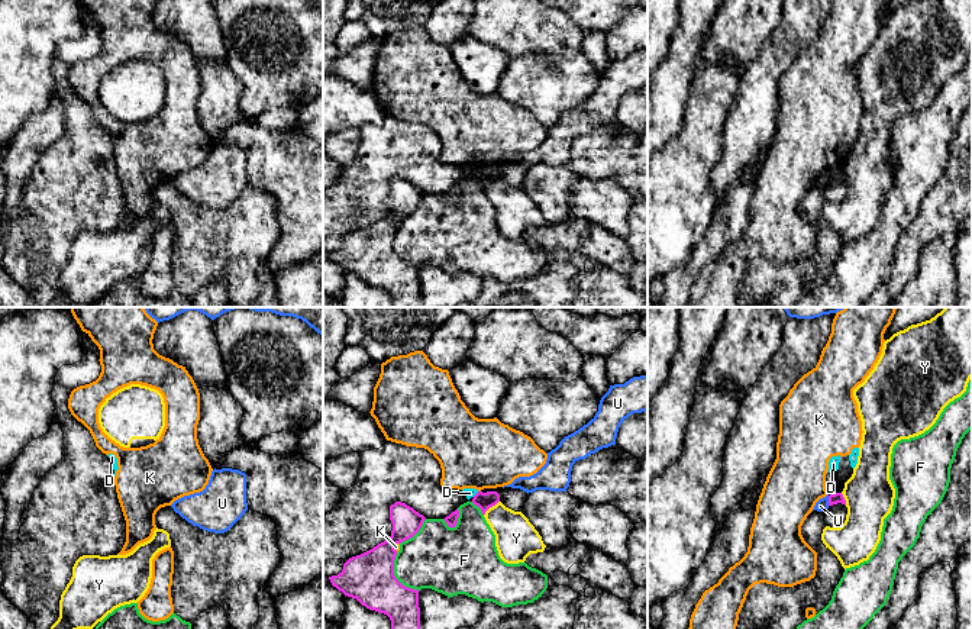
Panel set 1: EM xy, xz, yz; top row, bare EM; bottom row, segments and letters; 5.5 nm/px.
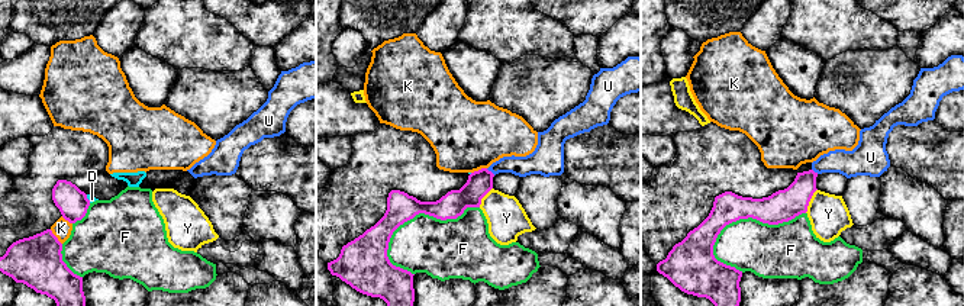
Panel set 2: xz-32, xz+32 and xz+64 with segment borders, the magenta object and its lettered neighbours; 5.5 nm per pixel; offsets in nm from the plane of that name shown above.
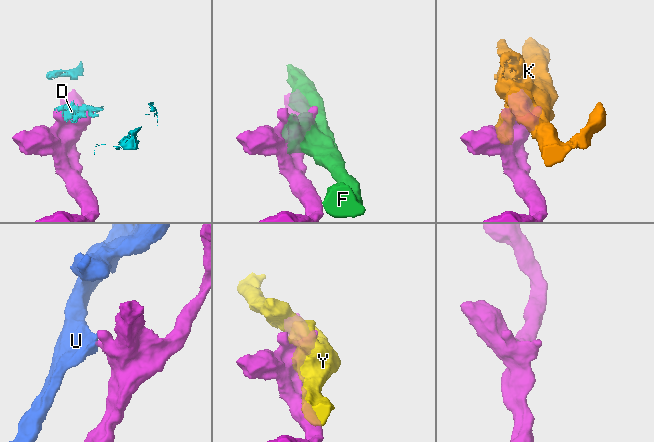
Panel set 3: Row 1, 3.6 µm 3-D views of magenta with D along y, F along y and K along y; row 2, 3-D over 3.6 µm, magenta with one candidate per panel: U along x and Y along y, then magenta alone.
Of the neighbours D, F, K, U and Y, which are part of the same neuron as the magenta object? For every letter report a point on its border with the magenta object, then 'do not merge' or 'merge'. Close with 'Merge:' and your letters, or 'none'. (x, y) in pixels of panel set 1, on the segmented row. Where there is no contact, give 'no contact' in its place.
D: xz (477, 493) | do not merge
F: xz (394, 577) | do not merge
K: xz (393, 547) | do not merge
U: yz (829, 500) | do not merge
Y: xz (490, 506) | do not merge
Merge: none

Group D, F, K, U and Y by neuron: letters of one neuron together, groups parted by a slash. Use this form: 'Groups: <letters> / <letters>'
Groups: D K / F / U / Y

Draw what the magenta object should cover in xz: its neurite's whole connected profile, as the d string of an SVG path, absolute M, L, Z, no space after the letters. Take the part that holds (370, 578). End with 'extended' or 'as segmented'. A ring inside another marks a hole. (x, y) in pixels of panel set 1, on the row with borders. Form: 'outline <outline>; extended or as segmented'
outline M395 501L390 506L393 523L391 536L372 549L349 558L338 575L329 577L333 587L345 596L356 599L362 606L384 613L391 620L391 629L420 629L419 590L403 586L394 575L394 546L413 538L422 528L426 517L406 503Z; as segmented

